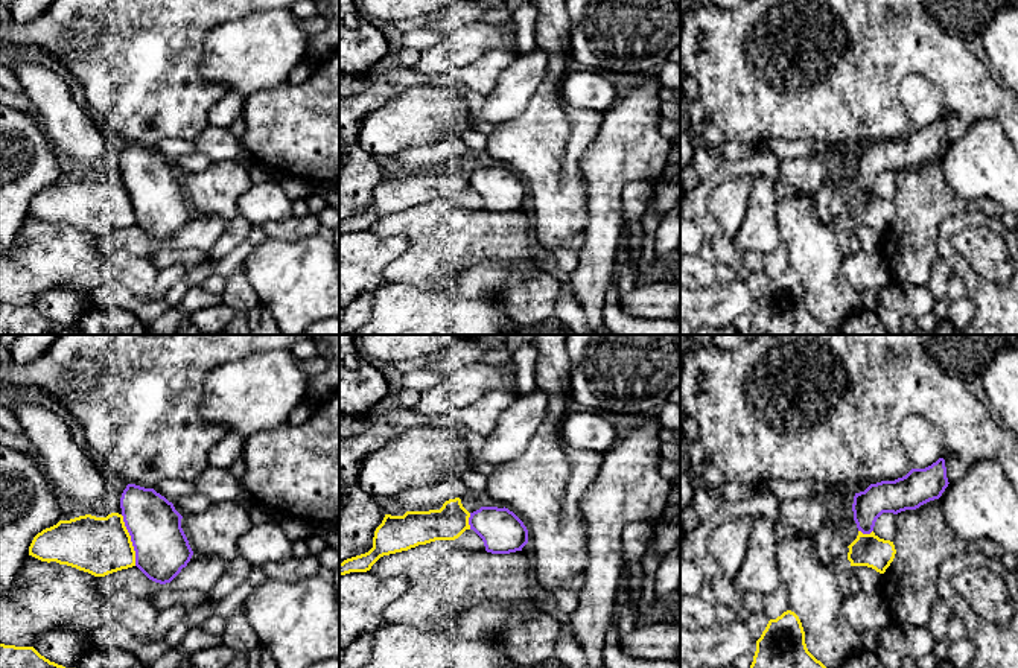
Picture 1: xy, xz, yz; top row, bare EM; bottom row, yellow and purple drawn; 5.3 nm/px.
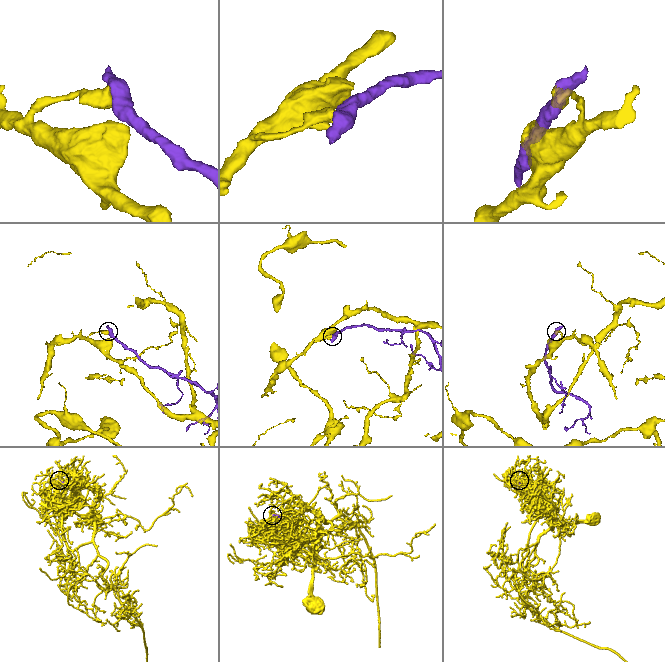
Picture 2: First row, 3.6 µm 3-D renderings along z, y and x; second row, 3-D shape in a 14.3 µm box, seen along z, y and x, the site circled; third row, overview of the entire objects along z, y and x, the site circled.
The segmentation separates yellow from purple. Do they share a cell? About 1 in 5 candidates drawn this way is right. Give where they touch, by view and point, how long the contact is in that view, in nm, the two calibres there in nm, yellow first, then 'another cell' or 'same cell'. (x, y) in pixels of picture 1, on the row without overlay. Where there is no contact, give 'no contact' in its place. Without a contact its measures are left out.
meets yellow in xy at (130, 200); contact 280 nm long; 300 nm thick on the yellow side, 280 nm on the other; another cell

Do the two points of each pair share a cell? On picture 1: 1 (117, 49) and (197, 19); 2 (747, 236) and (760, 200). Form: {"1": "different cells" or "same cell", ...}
{"1": "same cell", "2": "same cell"}

